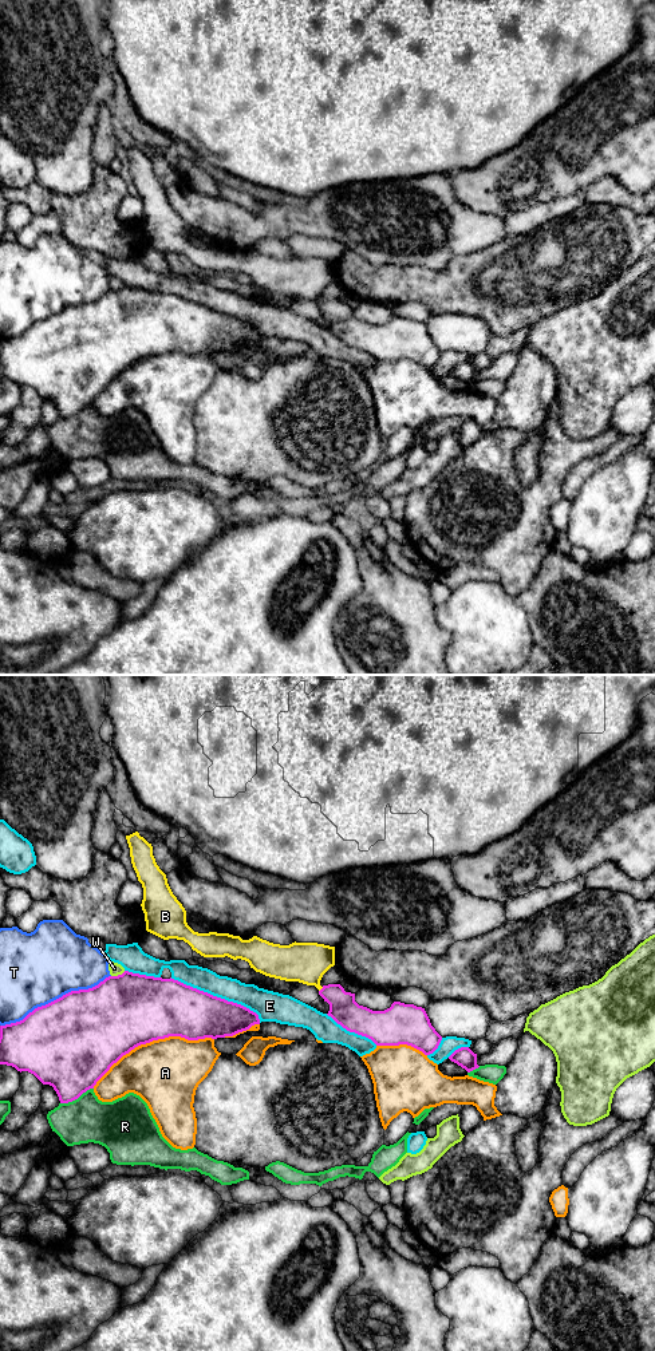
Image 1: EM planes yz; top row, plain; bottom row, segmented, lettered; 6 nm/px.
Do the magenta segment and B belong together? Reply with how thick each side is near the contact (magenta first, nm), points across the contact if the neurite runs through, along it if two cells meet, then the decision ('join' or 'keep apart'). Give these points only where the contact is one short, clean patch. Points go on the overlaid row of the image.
170 nm thick on the magenta side, 240 nm on the other; runs through yz (343, 1008), (320, 990), (306, 963); join

